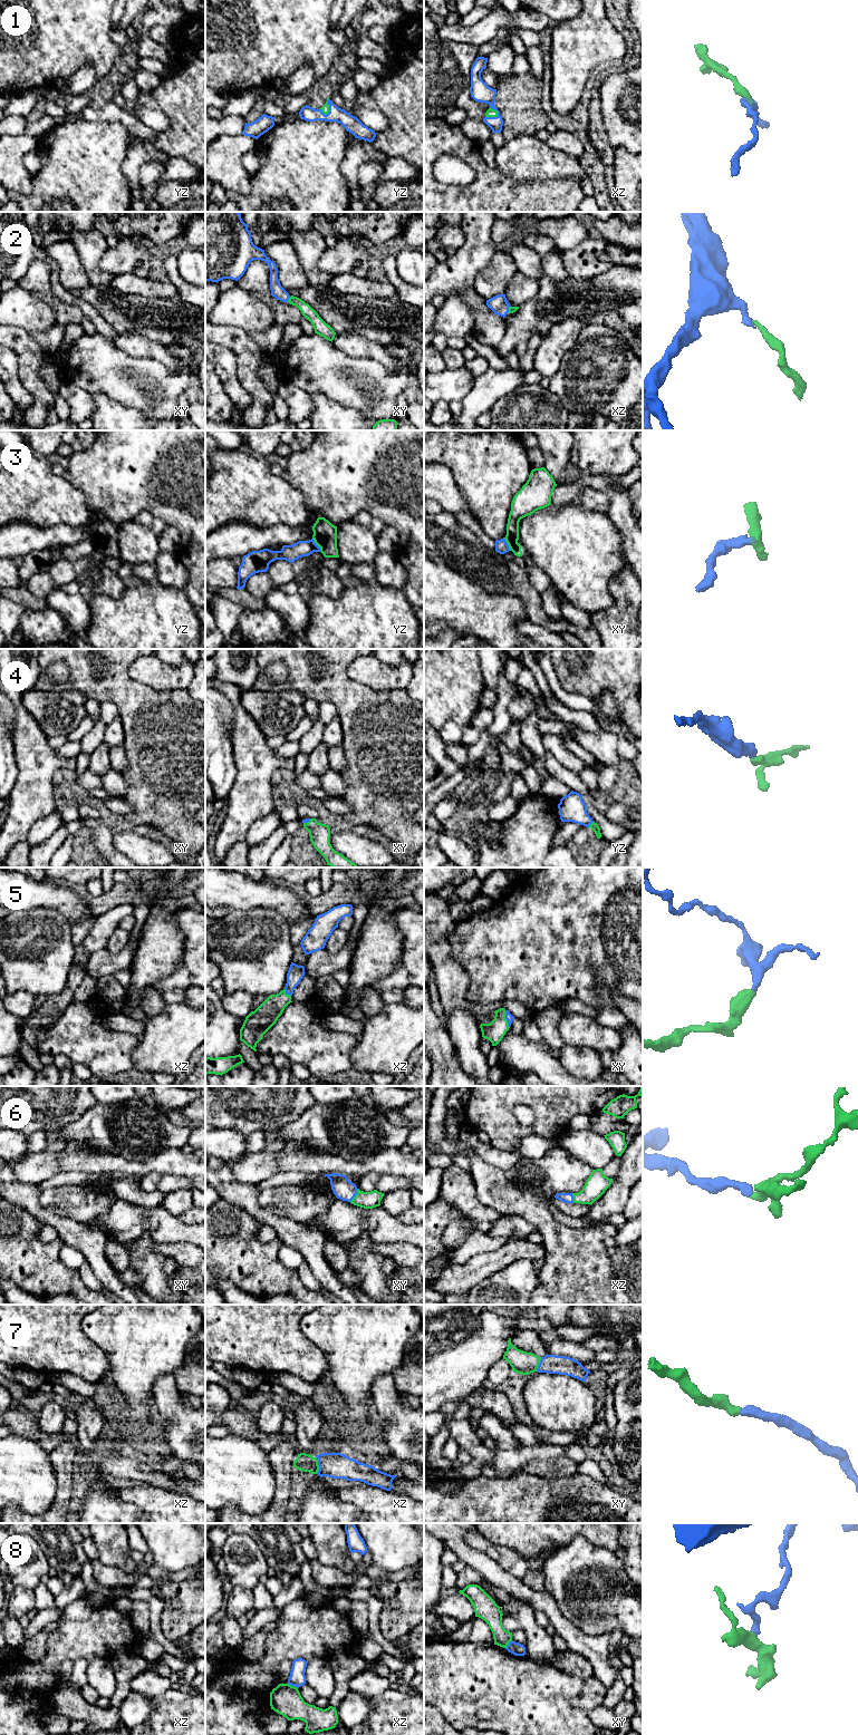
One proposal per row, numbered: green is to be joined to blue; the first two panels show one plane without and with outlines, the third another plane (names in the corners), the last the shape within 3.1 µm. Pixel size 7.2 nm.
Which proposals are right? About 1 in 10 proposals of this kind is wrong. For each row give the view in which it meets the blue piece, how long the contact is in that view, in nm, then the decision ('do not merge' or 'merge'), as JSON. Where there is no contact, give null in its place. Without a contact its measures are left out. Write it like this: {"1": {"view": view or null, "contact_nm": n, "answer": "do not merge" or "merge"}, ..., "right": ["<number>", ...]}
{"1": {"view": "yz", "contact_nm": 130, "answer": "merge"}, "2": {"view": "xy", "contact_nm": 50, "answer": "merge"}, "3": {"view": "yz", "contact_nm": 120, "answer": "merge"}, "4": {"view": "yz", "contact_nm": 60, "answer": "merge"}, "5": {"view": "xy", "contact_nm": 130, "answer": "merge"}, "6": {"view": "xy", "contact_nm": 120, "answer": "merge"}, "7": {"view": "xz", "contact_nm": 130, "answer": "merge"}, "8": {"view": "xz", "contact_nm": 80, "answer": "do not merge"}, "right": ["1", "2", "3", "4", "5", "6", "7"]}

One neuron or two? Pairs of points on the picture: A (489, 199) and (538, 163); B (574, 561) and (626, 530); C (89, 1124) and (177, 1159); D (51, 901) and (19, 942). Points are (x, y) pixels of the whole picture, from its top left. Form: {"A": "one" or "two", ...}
{"A": "two", "B": "two", "C": "two", "D": "two"}

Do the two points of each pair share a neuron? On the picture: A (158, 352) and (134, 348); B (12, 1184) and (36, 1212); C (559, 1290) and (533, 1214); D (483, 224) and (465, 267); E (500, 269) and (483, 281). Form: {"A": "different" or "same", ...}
{"A": "same", "B": "same", "C": "same", "D": "same", "E": "same"}

